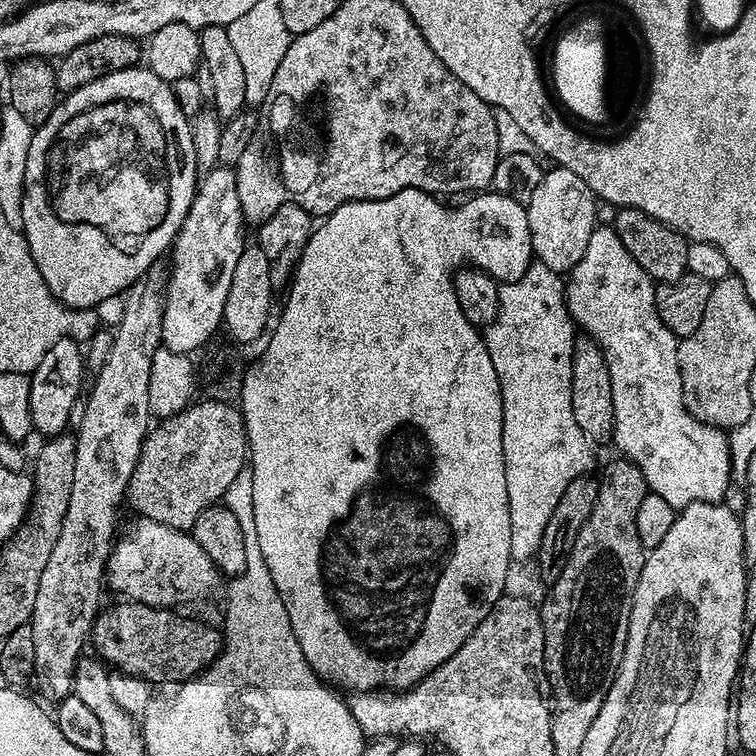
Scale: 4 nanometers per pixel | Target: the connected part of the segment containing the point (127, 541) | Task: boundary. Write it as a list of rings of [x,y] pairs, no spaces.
[[[145,516],[133,519],[128,533],[121,535],[113,543],[112,553],[108,555],[106,584],[117,592],[117,597],[127,598],[129,601],[154,606],[155,608],[175,609],[176,604],[192,604],[195,600],[204,600],[222,581],[222,575],[210,560],[206,550],[198,546],[198,542],[187,531],[171,528],[162,522],[154,522]]]

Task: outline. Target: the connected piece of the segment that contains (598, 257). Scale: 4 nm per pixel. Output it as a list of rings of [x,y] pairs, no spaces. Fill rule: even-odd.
[[[597,226],[593,230],[586,254],[582,254],[578,266],[574,266],[566,276],[568,313],[602,349],[610,370],[610,390],[614,394],[616,419],[610,440],[616,443],[620,451],[617,453],[642,470],[642,478],[648,484],[649,492],[658,494],[658,498],[666,498],[666,502],[677,510],[690,506],[690,502],[714,504],[725,499],[734,480],[729,437],[725,429],[713,428],[711,424],[695,420],[684,405],[682,374],[678,366],[678,337],[664,325],[658,314],[656,290],[657,285],[648,277],[646,270],[634,262],[630,250],[622,246],[622,238],[618,238],[612,226]]]

